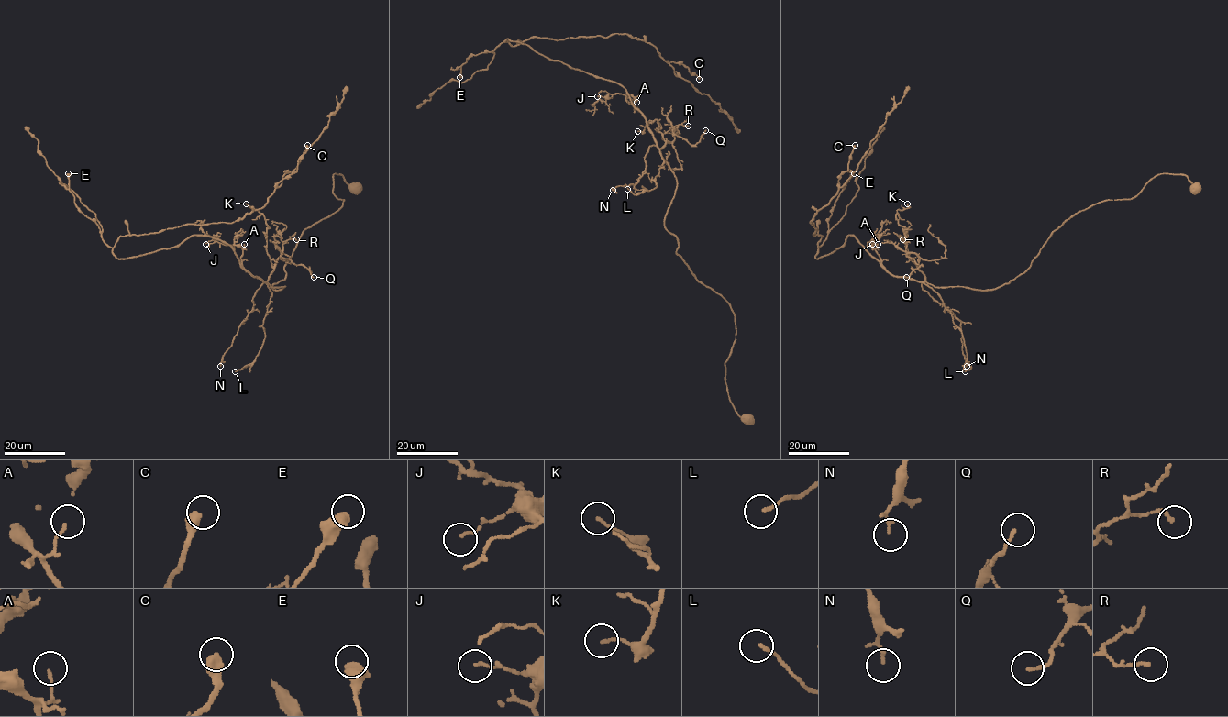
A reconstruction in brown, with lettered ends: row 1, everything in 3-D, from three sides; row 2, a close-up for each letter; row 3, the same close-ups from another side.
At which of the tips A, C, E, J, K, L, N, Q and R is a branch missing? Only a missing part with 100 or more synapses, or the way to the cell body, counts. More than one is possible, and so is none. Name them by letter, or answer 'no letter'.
no letter

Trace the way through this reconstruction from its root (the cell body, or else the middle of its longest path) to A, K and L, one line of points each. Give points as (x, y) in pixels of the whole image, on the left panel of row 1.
A: (355, 185), (333, 174), (342, 204), (302, 233), (285, 278), (272, 286), (281, 290), (244, 269), (244, 244)
K: (355, 185), (333, 174), (342, 204), (302, 233), (272, 286), (281, 290), (268, 282), (268, 226), (246, 204)
L: (355, 185), (333, 174), (342, 204), (302, 233), (272, 288), (285, 287), (268, 284), (263, 345), (235, 371)

